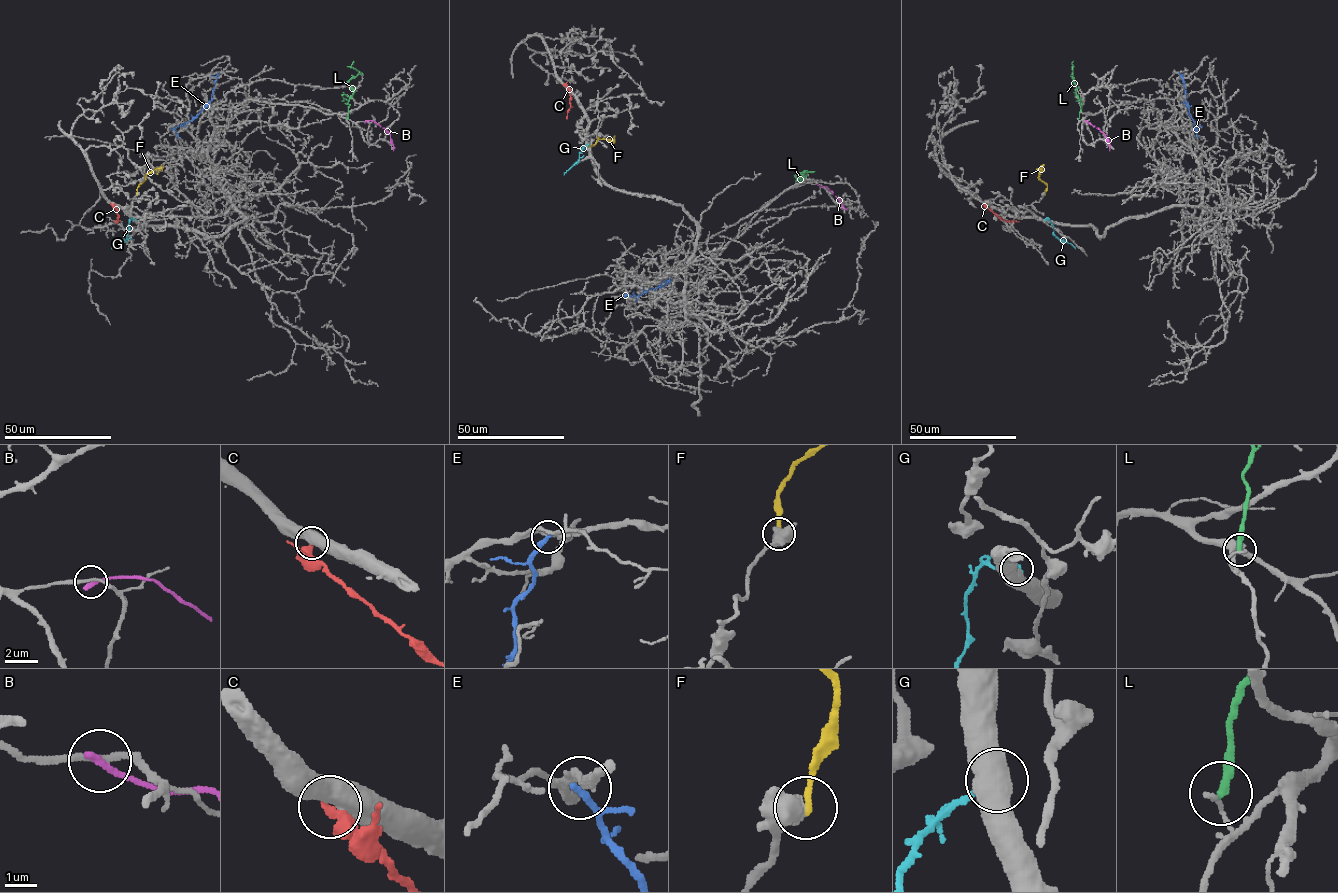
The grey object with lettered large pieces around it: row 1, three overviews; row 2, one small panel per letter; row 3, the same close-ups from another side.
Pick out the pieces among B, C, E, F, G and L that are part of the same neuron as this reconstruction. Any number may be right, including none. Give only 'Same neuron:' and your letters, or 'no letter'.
Same neuron: no letter

